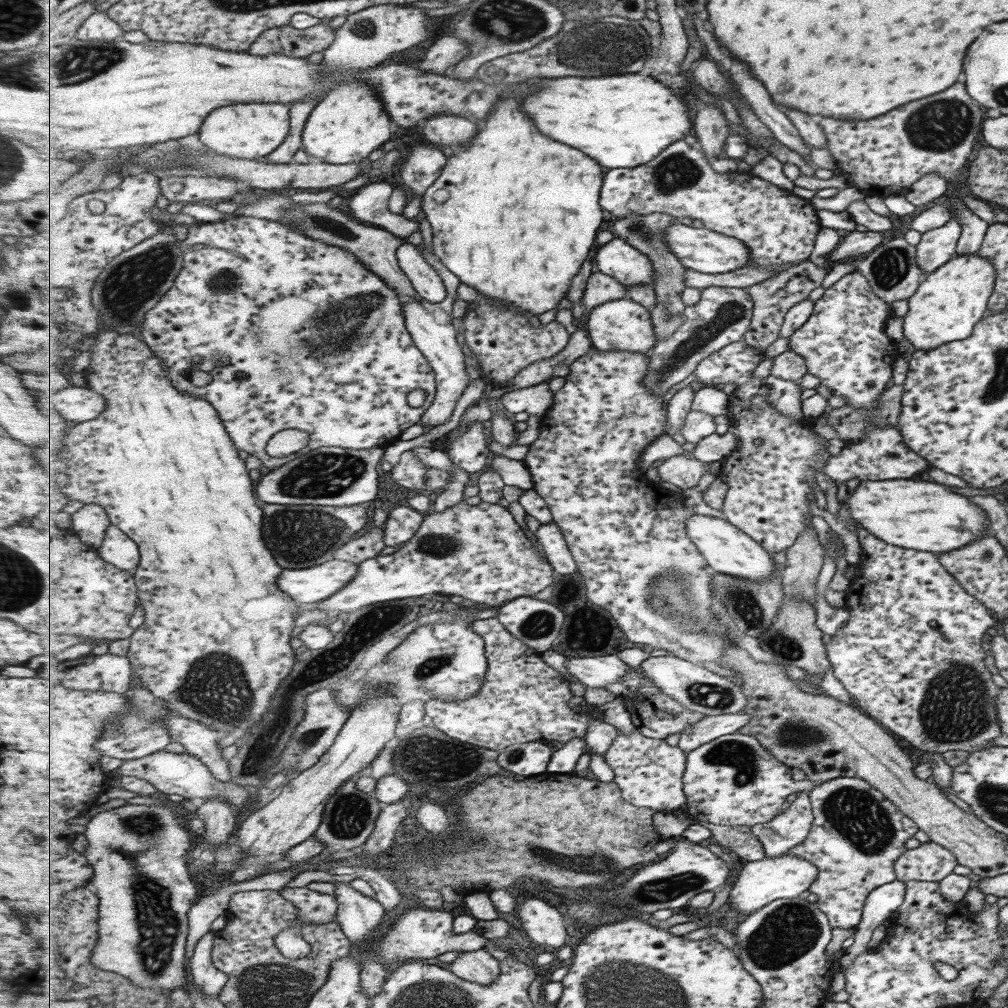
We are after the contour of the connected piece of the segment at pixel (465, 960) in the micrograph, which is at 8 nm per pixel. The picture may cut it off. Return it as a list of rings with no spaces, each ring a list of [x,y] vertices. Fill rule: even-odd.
[[[484,949],[462,952],[449,963],[449,968],[457,976],[479,984],[493,984],[501,976],[501,961]]]

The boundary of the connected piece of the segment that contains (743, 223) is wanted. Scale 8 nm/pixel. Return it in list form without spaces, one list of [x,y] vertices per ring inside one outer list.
[[[685,140],[673,143],[671,148],[663,152],[663,156],[656,156],[650,163],[635,168],[610,169],[603,183],[600,204],[606,212],[616,218],[624,218],[629,214],[645,216],[663,212],[678,219],[689,217],[692,220],[699,220],[704,227],[714,232],[745,241],[753,256],[750,267],[781,269],[783,266],[795,266],[807,261],[819,228],[811,201],[803,200],[791,191],[782,190],[772,182],[753,175],[751,171],[716,172],[711,168],[711,161],[706,153],[698,145],[687,144]]]

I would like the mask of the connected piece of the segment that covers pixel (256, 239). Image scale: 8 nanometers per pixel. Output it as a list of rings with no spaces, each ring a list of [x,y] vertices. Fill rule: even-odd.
[[[236,215],[229,220],[217,223],[192,225],[187,238],[181,242],[181,247],[185,252],[185,267],[179,273],[173,288],[163,296],[161,302],[153,310],[147,312],[140,336],[143,342],[150,345],[151,350],[163,360],[163,366],[167,368],[167,372],[171,374],[171,380],[179,389],[187,392],[189,396],[203,398],[214,405],[238,449],[257,457],[263,466],[272,471],[291,462],[291,460],[295,460],[303,453],[321,447],[343,447],[359,450],[386,447],[397,440],[403,430],[407,430],[415,424],[421,424],[424,412],[432,405],[437,394],[436,372],[428,358],[415,344],[413,335],[407,329],[406,312],[403,309],[400,294],[382,277],[369,269],[353,252],[305,236],[279,222]],[[195,358],[201,358],[203,362],[195,363],[193,362]],[[217,359],[223,362],[221,366],[215,364]],[[191,370],[193,372],[195,370],[207,372],[212,375],[213,380],[208,385],[195,386],[191,382]],[[413,390],[423,390],[426,393],[427,397],[419,407],[409,406],[409,402],[407,402],[407,398]],[[289,428],[309,432],[311,442],[295,454],[281,458],[272,457],[267,452],[268,442],[275,434],[282,430],[289,430]]]

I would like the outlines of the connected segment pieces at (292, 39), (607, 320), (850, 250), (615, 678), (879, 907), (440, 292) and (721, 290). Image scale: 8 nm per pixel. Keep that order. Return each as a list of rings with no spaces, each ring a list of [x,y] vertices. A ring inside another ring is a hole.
[[[289,24],[265,30],[247,52],[259,56],[285,53],[292,57],[307,58],[313,52],[323,53],[335,39],[335,28],[327,24],[316,24],[305,30]]]
[[[623,297],[601,304],[591,310],[585,319],[594,349],[599,351],[622,350],[646,353],[658,340],[658,335],[654,332],[654,322],[651,321],[651,310],[636,300]]]
[[[849,231],[841,242],[835,245],[835,248],[825,256],[826,266],[845,261],[845,259],[857,258],[871,253],[873,248],[876,248],[883,240],[881,232],[856,232]]]
[[[615,654],[589,658],[569,657],[564,666],[579,683],[591,689],[603,689],[613,683],[622,684],[622,678],[630,672],[630,667]]]
[[[897,879],[887,884],[880,884],[873,888],[870,894],[866,896],[865,906],[862,908],[862,922],[858,924],[852,938],[853,944],[844,950],[839,964],[841,971],[858,955],[864,954],[868,950],[869,939],[875,927],[882,924],[896,908],[899,908],[905,892],[905,883]]]
[[[404,243],[398,251],[398,260],[407,277],[413,281],[415,289],[423,299],[431,302],[443,302],[447,298],[445,284],[437,270],[421,256],[421,252],[410,243]]]
[[[709,287],[703,290],[703,298],[697,306],[687,306],[687,320],[681,330],[675,336],[667,336],[663,342],[657,344],[657,350],[647,352],[650,356],[650,368],[647,372],[645,383],[655,395],[662,397],[667,390],[671,390],[677,382],[683,382],[685,378],[689,378],[707,357],[714,354],[714,352],[721,351],[722,348],[729,346],[735,342],[743,340],[744,336],[750,329],[752,318],[754,315],[754,300],[751,293],[747,289],[733,288],[733,287]]]

